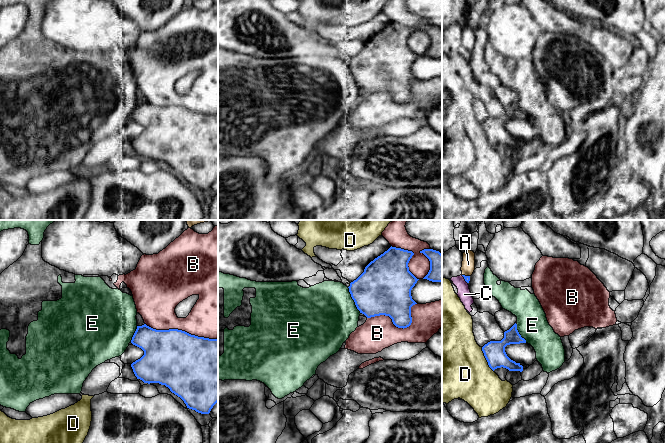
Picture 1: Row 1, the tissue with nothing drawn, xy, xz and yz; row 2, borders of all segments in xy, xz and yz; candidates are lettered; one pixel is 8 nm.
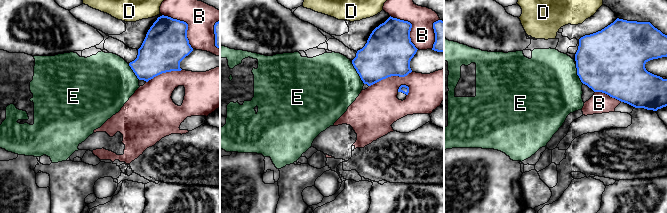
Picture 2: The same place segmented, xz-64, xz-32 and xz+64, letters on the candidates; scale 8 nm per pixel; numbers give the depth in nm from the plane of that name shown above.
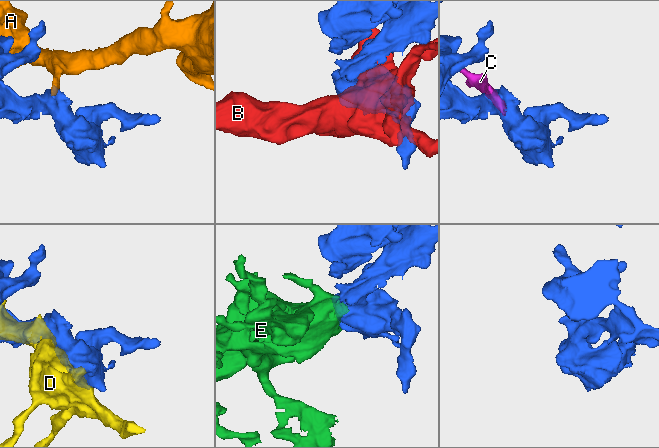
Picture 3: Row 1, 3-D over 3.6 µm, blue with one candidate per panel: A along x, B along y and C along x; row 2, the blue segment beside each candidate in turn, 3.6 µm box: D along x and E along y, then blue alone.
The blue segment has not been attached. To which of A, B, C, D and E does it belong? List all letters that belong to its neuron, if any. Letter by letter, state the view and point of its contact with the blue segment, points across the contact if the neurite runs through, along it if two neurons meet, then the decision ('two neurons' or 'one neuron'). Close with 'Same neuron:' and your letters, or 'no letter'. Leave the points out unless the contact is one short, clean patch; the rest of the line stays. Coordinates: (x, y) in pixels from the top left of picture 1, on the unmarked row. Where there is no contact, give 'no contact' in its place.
A: yz (466, 52) | two neurons
B: xy (181, 106) | two neurons
C: yz (464, 54) | two neurons
D: yz (486, 135) | two neurons
E: xz (353, 75) | one neuron
Same neuron: E

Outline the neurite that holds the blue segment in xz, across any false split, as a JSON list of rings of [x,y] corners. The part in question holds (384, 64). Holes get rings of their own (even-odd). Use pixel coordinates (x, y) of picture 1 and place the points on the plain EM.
[[[390,23],[371,37],[364,48],[350,59],[349,68],[360,89],[367,94],[385,91],[392,95],[398,104],[407,104],[412,99],[411,83],[417,80],[411,72],[411,66],[417,55],[410,47],[408,39],[414,29],[401,24]]]

